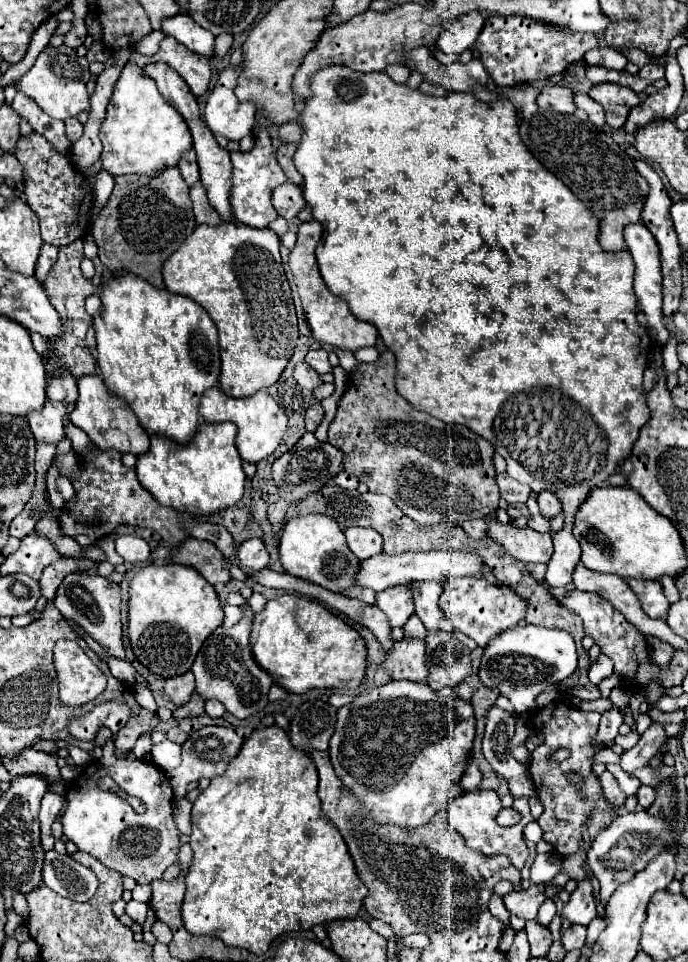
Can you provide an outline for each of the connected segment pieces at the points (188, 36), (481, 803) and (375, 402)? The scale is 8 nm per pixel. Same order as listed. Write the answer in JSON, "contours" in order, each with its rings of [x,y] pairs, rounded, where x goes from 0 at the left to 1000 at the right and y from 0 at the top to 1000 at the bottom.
{"contours":[[[[257,14],[240,20],[234,30],[240,36],[254,38],[260,45],[266,45],[286,57],[295,57],[301,61],[313,57],[313,38],[269,14]]],[[[693,820],[693,822],[679,822],[670,824],[653,839],[653,856],[658,858],[661,864],[667,864],[676,870],[679,880],[699,885],[705,889],[737,889],[743,893],[743,897],[751,903],[760,903],[763,893],[769,889],[769,883],[763,880],[763,870],[760,870],[762,860],[775,853],[772,843],[769,843],[769,835],[766,831],[754,831],[746,835],[746,839],[757,845],[757,853],[753,859],[747,858],[744,861],[725,860],[719,856],[719,847],[728,843],[728,831],[722,826],[722,822],[717,820]]],[[[568,365],[554,367],[545,377],[528,377],[504,392],[504,406],[493,417],[487,436],[478,442],[478,460],[490,463],[501,471],[501,490],[531,502],[539,512],[565,515],[577,527],[615,550],[641,542],[670,546],[682,540],[705,540],[725,527],[717,463],[673,442],[656,444],[600,425],[600,421],[574,404],[574,369]]]]}

